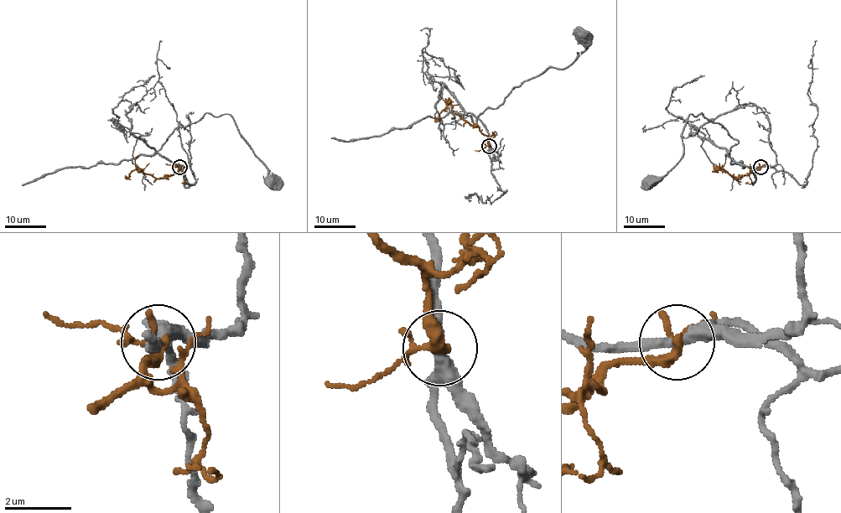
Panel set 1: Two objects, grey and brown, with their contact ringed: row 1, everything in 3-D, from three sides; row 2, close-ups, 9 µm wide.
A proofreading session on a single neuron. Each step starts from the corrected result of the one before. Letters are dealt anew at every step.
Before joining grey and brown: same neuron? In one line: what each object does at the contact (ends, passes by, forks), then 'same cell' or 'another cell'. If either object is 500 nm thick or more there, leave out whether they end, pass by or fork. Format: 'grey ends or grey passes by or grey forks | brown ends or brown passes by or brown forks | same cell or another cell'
grey passes by | brown forks | another cell

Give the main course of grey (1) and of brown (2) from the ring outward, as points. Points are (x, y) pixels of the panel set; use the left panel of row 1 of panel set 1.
1: (179, 167), (158, 151), (167, 137), (206, 112), (215, 116), (228, 114), (256, 158), (276, 177), (272, 181)
2: (179, 167), (172, 175), (158, 178), (136, 168), (127, 177), (124, 176)

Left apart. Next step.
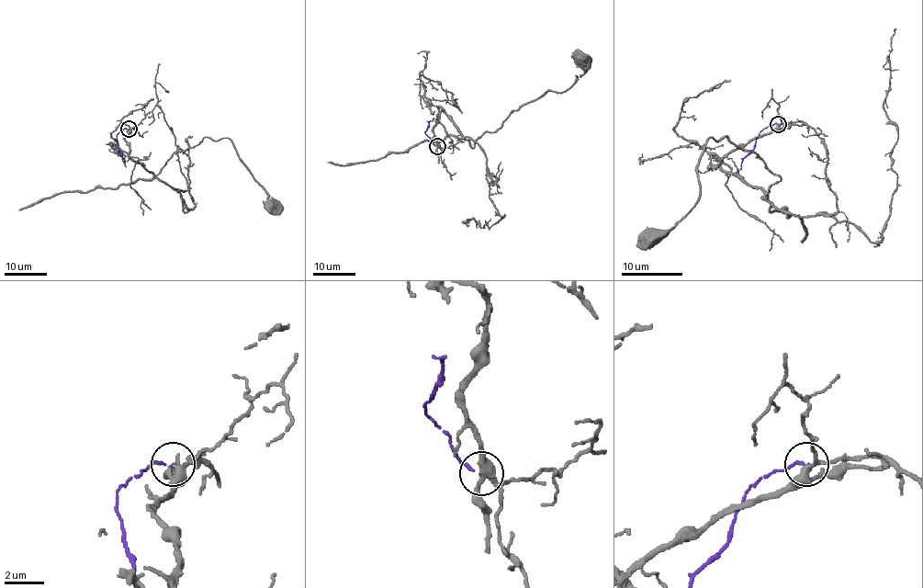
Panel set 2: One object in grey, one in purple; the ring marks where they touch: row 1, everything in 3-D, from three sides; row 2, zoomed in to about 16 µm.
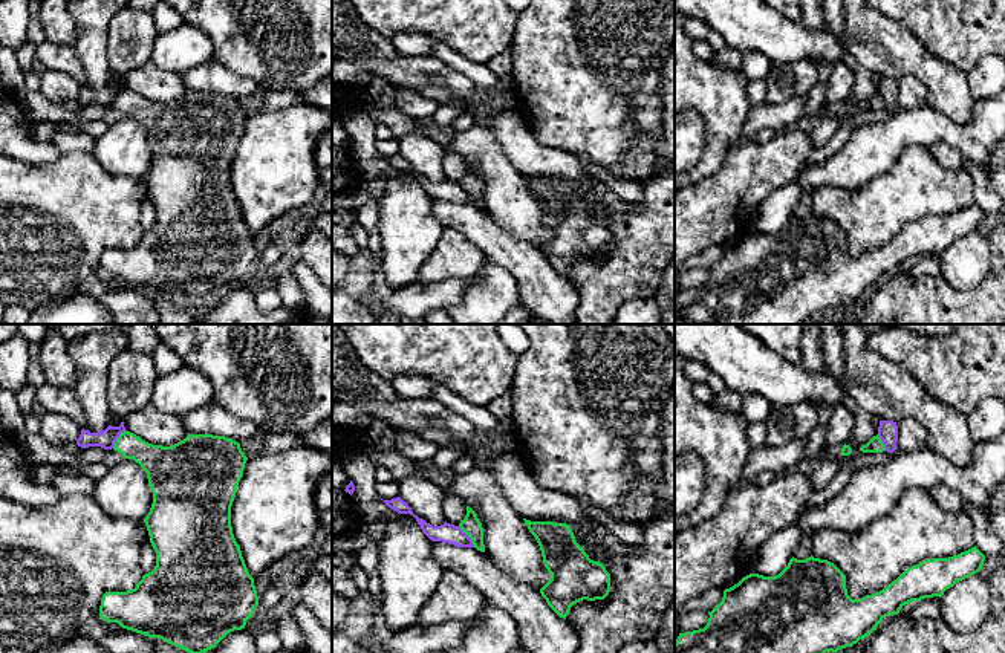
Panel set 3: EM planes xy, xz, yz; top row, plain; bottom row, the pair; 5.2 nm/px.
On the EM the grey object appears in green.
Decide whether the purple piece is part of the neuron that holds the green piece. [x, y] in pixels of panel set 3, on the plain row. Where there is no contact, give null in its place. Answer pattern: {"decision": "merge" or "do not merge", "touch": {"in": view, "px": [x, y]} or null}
{"decision": "do not merge", "touch": {"in": "xz", "px": [468, 193]}}

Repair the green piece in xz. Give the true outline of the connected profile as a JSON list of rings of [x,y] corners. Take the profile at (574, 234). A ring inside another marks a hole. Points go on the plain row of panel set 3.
[[[523,177],[551,231],[540,251],[560,275],[566,277],[571,265],[583,257],[604,257],[609,252],[610,231],[603,220],[589,216],[569,182]]]

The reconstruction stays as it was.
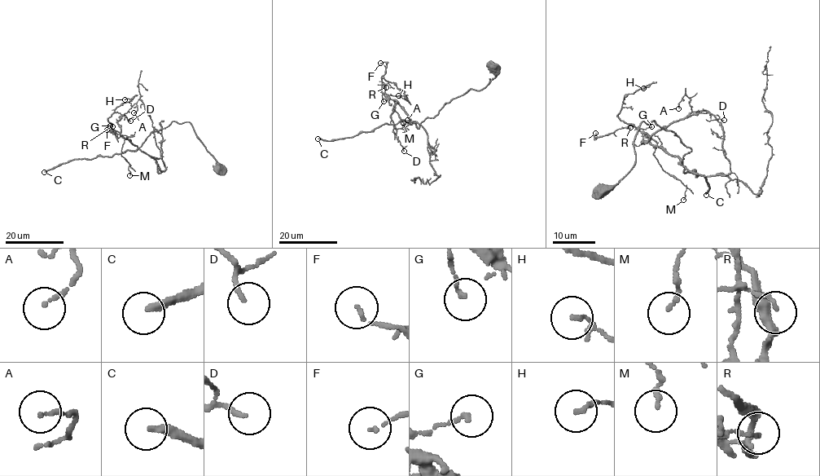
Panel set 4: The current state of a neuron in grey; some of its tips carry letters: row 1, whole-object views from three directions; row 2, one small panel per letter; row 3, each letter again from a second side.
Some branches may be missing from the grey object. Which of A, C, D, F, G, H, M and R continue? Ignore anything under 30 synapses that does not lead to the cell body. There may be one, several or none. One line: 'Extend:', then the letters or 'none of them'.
Extend: C

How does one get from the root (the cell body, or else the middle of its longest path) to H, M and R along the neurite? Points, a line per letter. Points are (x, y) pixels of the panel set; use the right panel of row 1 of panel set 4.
H: (602, 190), (633, 165), (643, 121), (691, 151), (670, 155), (620, 119), (624, 98), (643, 88)
M: (602, 190), (632, 168), (639, 125), (653, 120), (691, 150), (681, 159), (654, 153), (686, 186), (683, 200)
R: (602, 190), (615, 186), (633, 165), (633, 139), (643, 121), (672, 130), (691, 151), (681, 159), (630, 127)

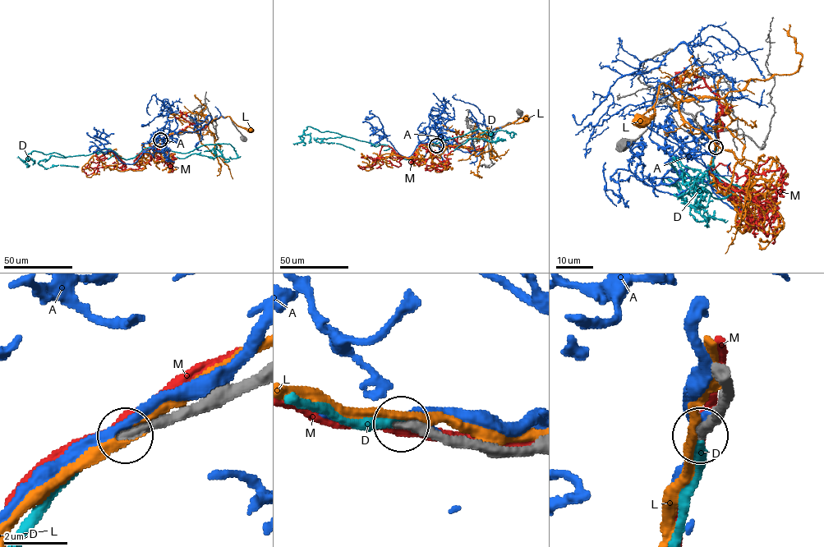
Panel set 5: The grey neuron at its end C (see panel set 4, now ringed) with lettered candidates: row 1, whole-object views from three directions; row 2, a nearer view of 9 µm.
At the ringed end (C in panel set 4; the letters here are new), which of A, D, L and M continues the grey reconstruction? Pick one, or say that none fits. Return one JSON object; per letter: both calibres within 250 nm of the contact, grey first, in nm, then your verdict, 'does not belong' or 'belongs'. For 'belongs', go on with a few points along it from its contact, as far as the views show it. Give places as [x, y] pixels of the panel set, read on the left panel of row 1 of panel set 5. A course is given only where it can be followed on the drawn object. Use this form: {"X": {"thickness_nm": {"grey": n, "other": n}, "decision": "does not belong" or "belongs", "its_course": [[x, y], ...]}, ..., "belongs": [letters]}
{"A": {"thickness_nm": {"grey": 400, "other": 320}, "decision": "does not belong"}, "D": {"thickness_nm": {"grey": 320, "other": 300}, "decision": "belongs", "its_course": [[160, 140], [126, 159], [104, 149], [88, 154], [52, 155], [39, 163], [46, 168], [58, 165], [78, 167]]}, "L": {"thickness_nm": {"grey": 360, "other": 300}, "decision": "does not belong"}, "M": {"thickness_nm": {"grey": 340, "other": 360}, "decision": "does not belong"}, "belongs": ["D"]}

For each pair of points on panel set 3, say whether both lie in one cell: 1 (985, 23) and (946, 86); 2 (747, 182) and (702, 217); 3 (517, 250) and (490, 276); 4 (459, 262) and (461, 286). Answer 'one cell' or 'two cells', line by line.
1: two cells
2: one cell
3: two cells
4: two cells

